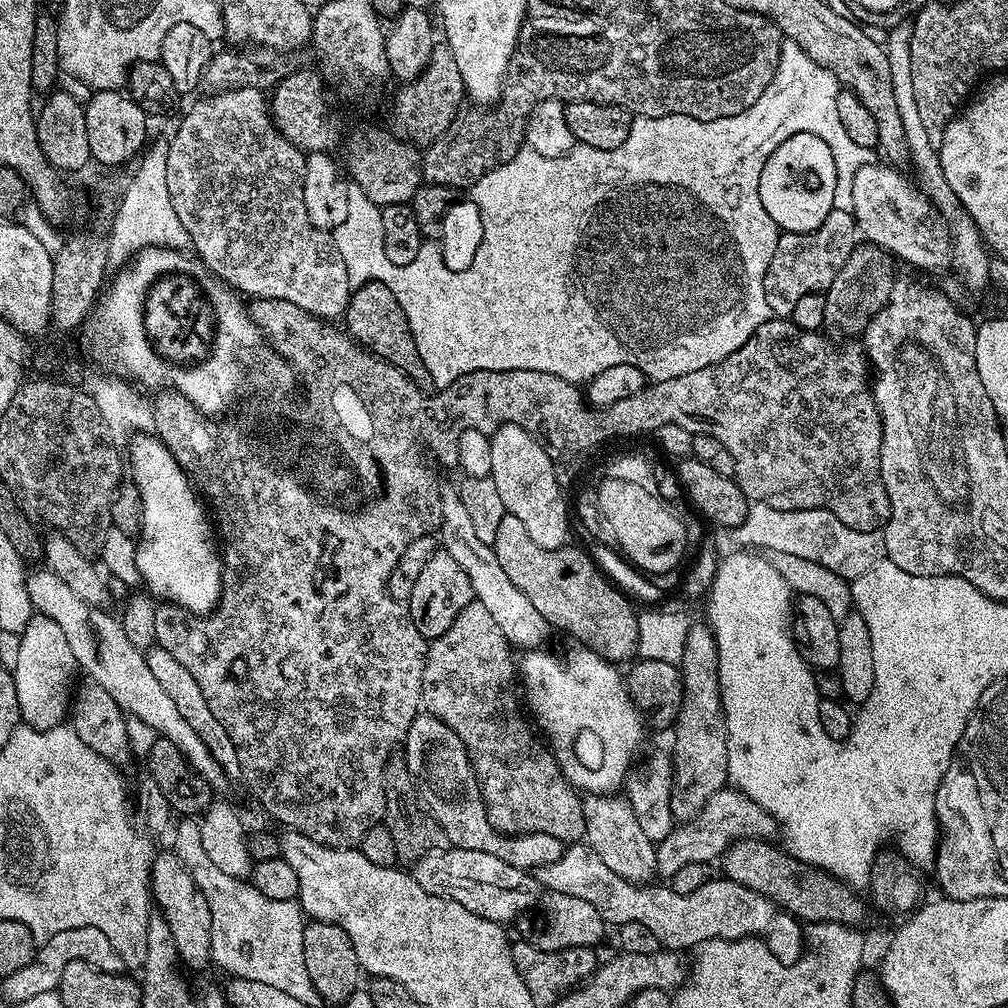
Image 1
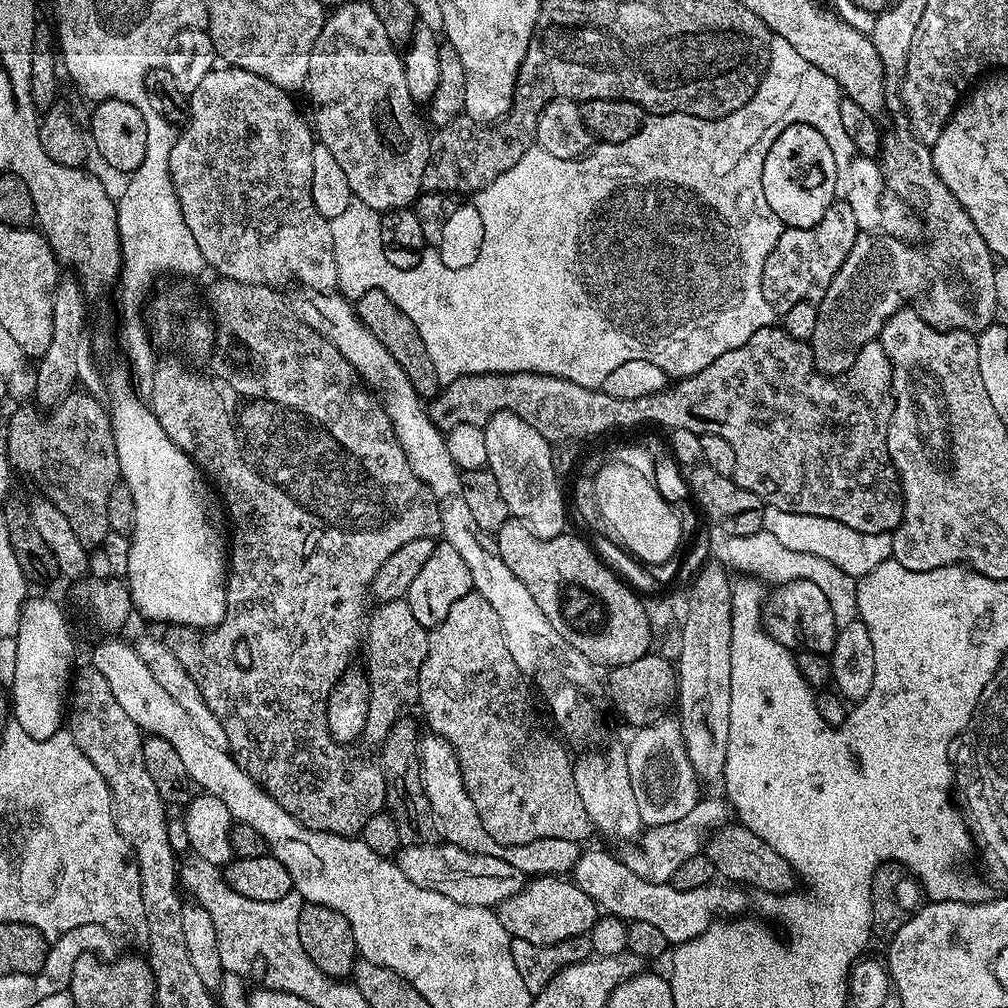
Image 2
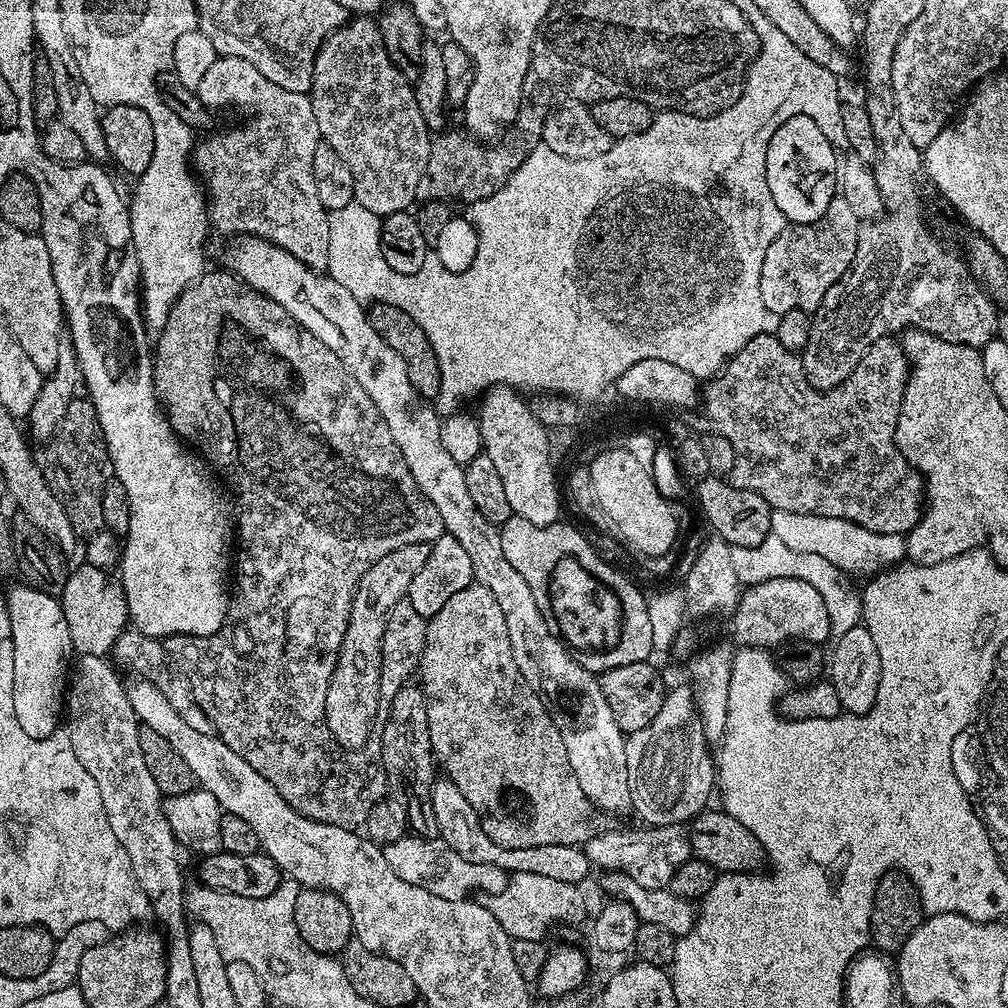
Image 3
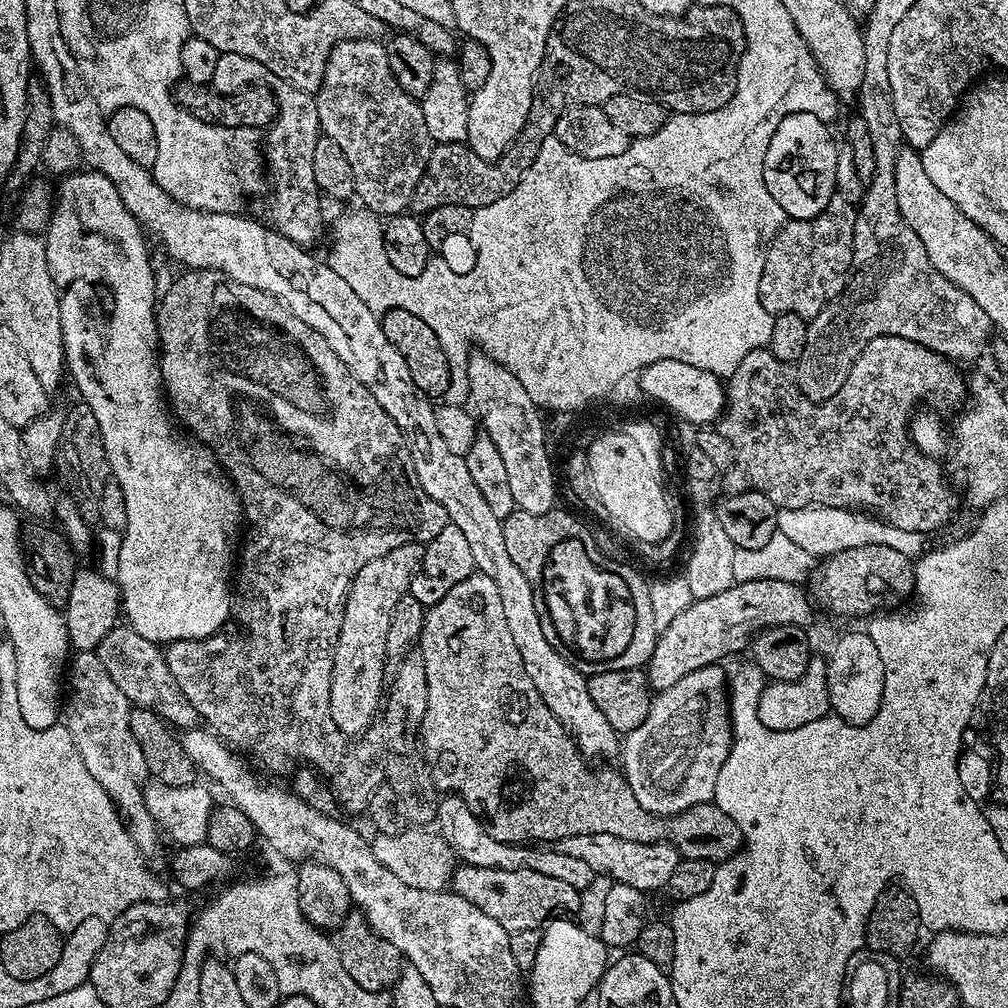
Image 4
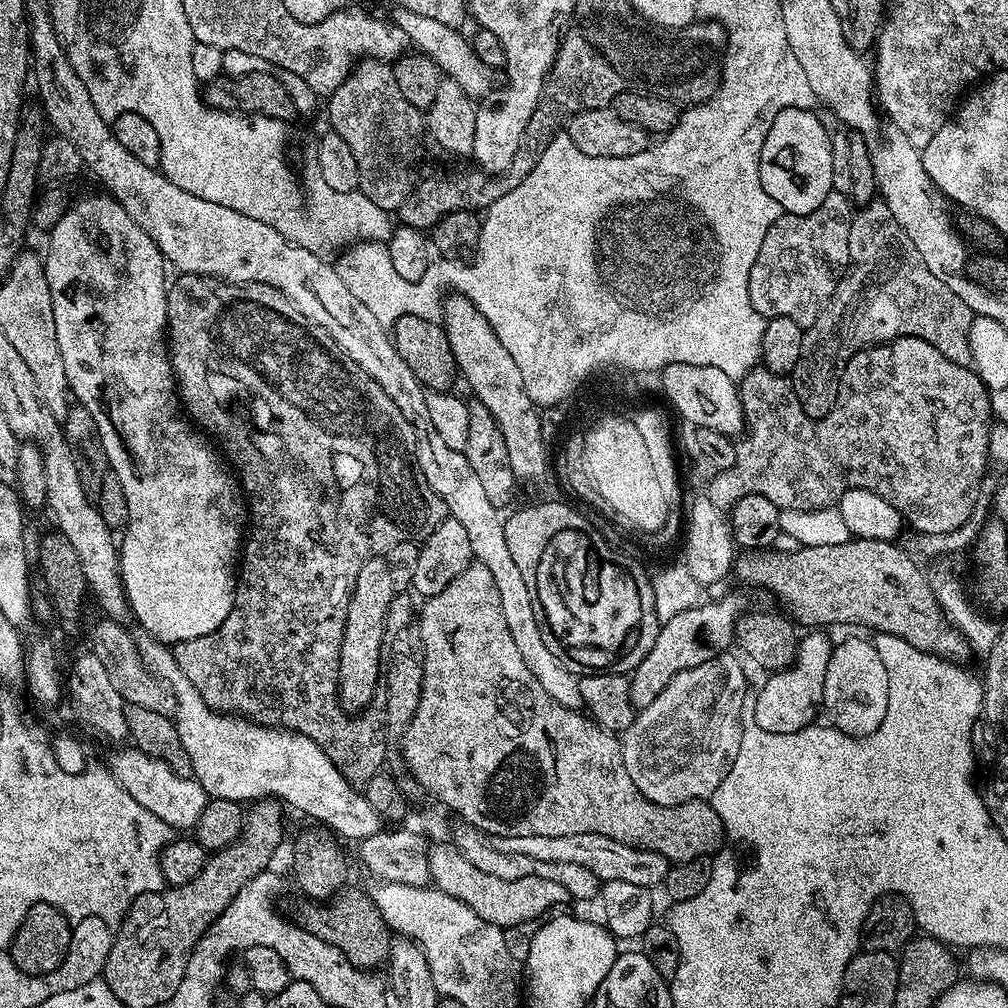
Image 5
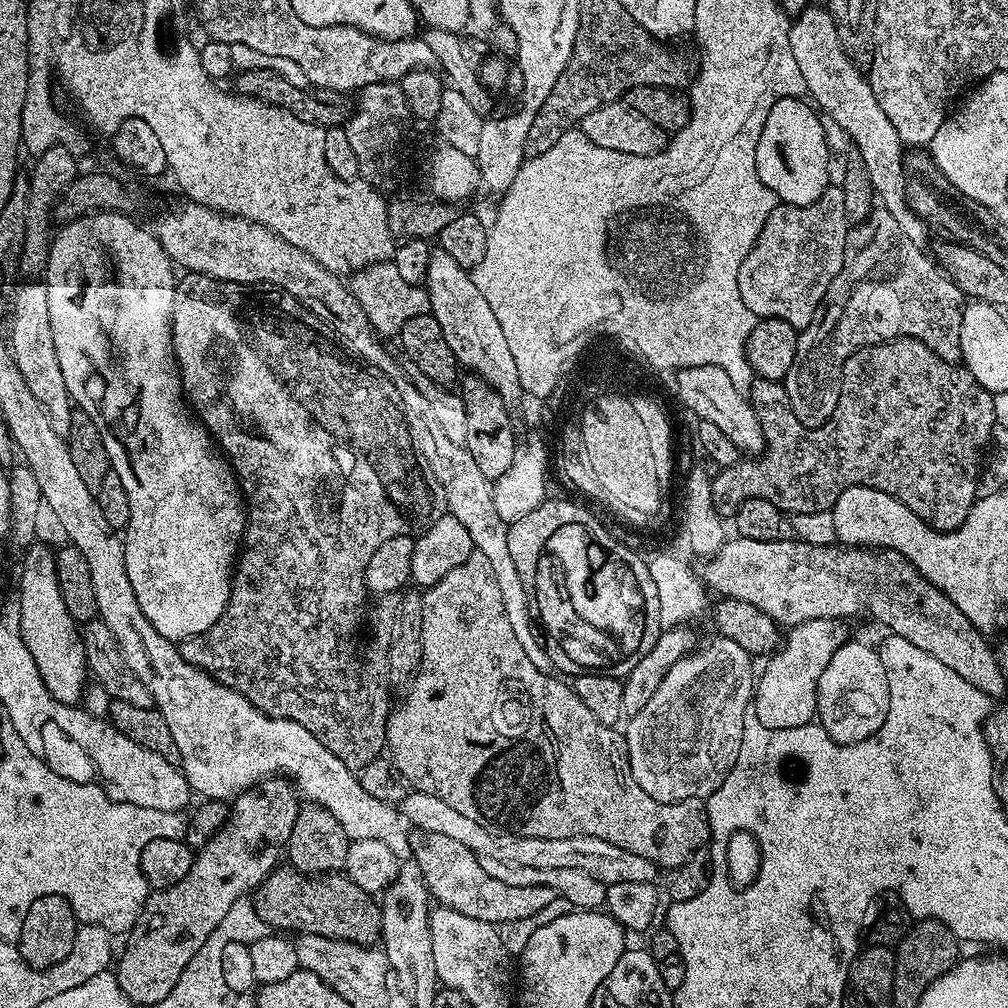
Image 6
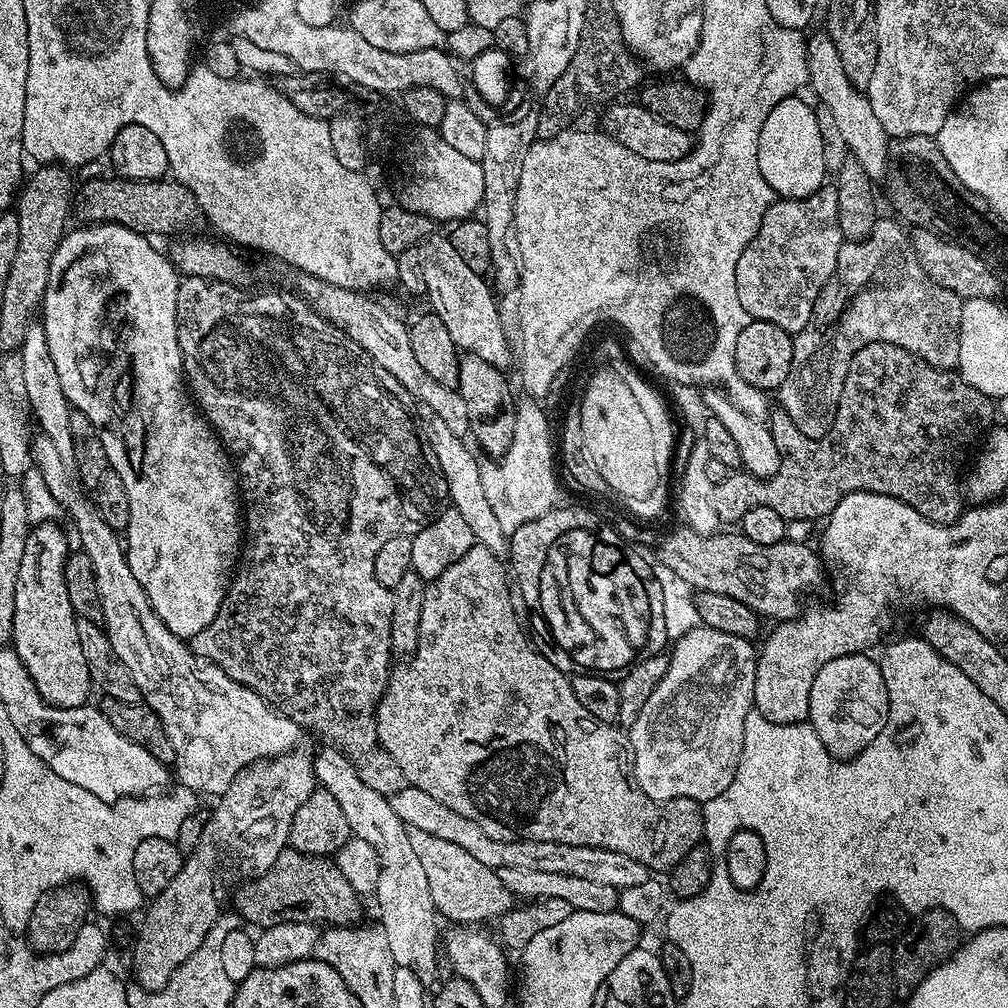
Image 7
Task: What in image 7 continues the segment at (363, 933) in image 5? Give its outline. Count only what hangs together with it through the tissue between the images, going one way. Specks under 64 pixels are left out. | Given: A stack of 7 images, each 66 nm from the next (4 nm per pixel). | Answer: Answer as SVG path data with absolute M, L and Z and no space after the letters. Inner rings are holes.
M292 849L285 850L278 854L278 862L274 862L265 875L245 884L248 885L236 896L234 912L260 930L284 922L349 927L361 921L361 895L350 886L340 868L329 857L307 856Z

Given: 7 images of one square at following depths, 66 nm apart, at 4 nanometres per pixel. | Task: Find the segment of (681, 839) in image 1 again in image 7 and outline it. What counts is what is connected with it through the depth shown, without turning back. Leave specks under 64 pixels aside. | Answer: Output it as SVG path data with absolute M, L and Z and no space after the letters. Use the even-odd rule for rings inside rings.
M406 786L398 794L390 797L394 806L394 814L408 826L418 826L418 830L426 830L426 834L435 834L445 842L454 842L454 846L462 846L466 854L478 858L482 866L490 866L497 870L506 866L518 866L518 870L542 870L549 874L574 874L574 878L586 878L589 882L602 882L605 886L625 888L638 886L650 878L650 873L642 862L629 858L618 850L606 850L594 846L570 846L562 842L534 842L533 840L515 840L502 842L490 838L478 826L478 822L470 822L470 818L462 818L462 814L454 814L450 806L442 806L430 798L423 790Z

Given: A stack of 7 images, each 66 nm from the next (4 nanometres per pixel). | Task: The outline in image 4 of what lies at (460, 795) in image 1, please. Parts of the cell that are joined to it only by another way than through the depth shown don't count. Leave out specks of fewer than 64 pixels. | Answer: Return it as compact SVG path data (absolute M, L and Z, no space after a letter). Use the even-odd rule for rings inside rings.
M444 794L439 798L441 799L440 805L436 808L436 820L440 823L438 834L449 844L463 863L498 870L535 870L537 874L546 874L549 878L558 879L581 890L587 890L592 883L597 883L596 872L590 870L590 865L582 862L582 858L562 854L555 846L525 846L498 842L494 838L490 838L488 829L472 813L470 806L466 806L466 802L462 802L462 798L458 798L455 794Z

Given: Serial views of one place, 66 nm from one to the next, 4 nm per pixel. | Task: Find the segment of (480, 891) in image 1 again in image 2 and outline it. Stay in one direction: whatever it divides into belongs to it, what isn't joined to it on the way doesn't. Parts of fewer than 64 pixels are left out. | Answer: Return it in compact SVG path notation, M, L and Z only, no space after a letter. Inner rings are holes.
M421 842L401 847L398 863L402 874L406 874L406 878L414 882L414 886L446 894L446 898L454 898L454 902L459 904L491 909L495 909L502 902L506 902L506 898L524 889L526 877L514 870L510 862L502 862L502 858L467 852L447 842L436 843Z

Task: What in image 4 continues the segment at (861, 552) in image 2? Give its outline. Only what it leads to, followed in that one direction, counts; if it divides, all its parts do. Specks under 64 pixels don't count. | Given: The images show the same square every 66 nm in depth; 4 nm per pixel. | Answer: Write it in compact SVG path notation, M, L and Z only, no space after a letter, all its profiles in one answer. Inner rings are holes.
M781 508L776 514L776 530L786 534L795 545L802 546L806 553L815 558L838 554L842 550L854 550L867 544L894 546L894 550L910 558L919 557L926 548L925 537L921 533L898 530L898 526L846 508Z

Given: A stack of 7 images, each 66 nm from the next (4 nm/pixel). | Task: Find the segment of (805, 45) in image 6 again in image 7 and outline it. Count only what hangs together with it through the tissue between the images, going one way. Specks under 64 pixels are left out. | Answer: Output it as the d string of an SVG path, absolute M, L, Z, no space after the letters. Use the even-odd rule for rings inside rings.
M826 34L808 36L808 84L816 91L818 104L826 107L835 117L835 122L846 142L851 159L857 160L870 174L873 182L883 181L888 171L888 145L890 138L886 130L882 130L882 122L878 122L874 110L870 106L867 95L855 88L846 78L846 70L842 67L842 58L838 58L838 50L834 50L834 42Z

